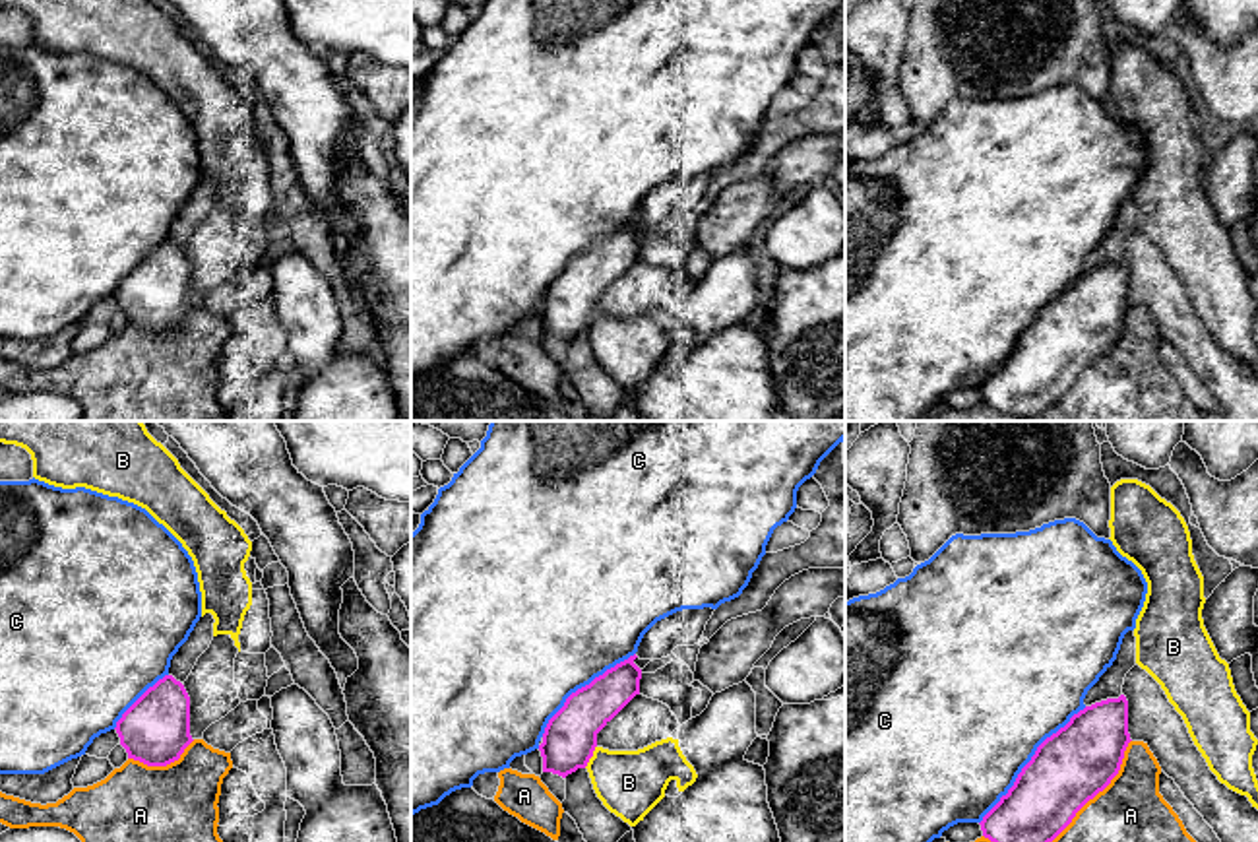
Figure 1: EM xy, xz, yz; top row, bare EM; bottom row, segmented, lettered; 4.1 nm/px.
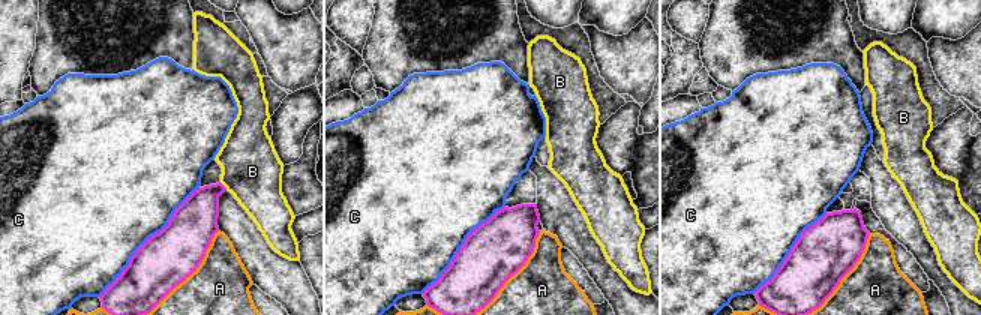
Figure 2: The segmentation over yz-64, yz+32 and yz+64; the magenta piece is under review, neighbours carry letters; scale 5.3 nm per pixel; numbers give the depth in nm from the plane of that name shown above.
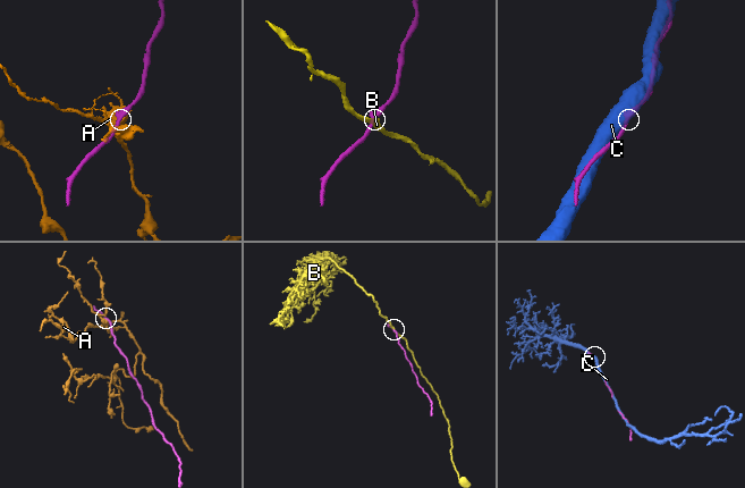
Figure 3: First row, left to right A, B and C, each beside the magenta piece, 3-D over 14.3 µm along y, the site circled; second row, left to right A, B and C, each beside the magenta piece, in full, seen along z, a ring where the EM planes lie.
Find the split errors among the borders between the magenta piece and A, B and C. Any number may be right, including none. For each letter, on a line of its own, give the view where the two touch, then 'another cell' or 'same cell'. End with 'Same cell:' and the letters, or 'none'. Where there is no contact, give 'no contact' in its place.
A: meets magenta in yz; another cell
B: meets magenta in xz; another cell
C: meets magenta in yz; same cell
Same cell: C

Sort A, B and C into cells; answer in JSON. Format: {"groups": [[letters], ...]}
{"groups": [["A"], ["B"], ["C"]]}

